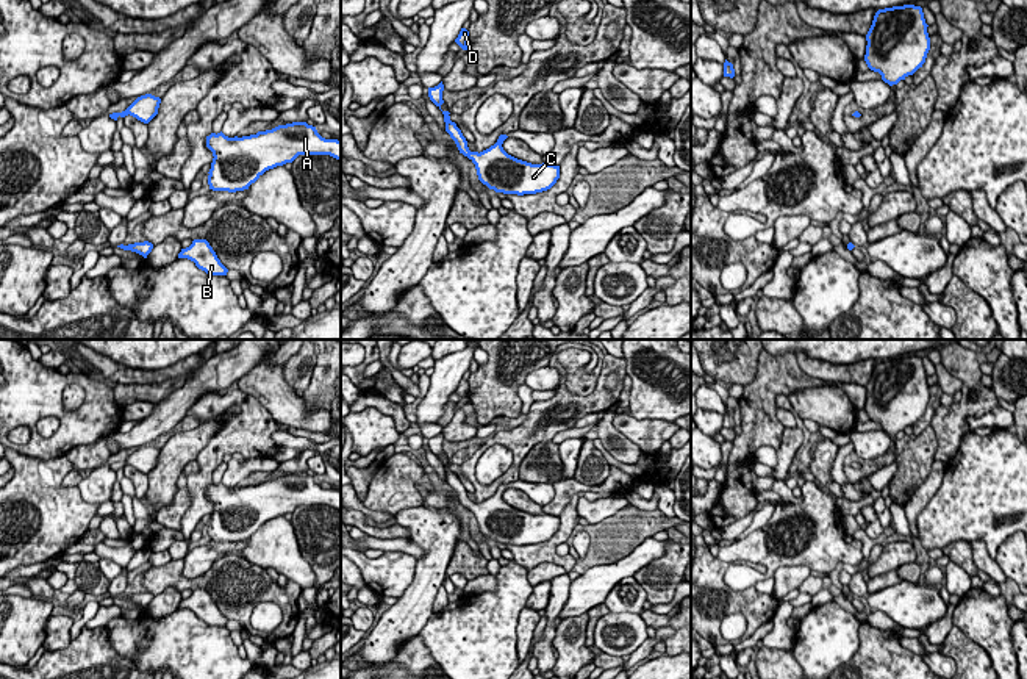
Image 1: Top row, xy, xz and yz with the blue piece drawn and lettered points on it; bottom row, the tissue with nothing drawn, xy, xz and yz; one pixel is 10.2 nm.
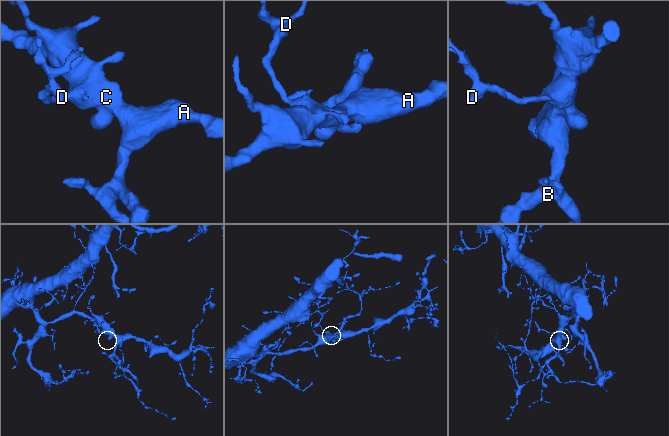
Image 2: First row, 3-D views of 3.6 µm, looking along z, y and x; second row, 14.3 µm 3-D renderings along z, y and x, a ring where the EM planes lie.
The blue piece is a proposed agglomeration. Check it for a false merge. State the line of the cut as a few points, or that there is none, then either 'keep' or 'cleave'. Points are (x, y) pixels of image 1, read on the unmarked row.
no cut; keep

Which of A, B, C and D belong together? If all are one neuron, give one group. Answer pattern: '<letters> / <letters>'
A B C D

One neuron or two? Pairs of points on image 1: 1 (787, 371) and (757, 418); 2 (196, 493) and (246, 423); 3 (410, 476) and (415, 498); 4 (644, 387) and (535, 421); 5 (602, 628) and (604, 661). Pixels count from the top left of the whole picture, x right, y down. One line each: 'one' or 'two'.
1: one
2: one
3: one
4: two
5: two

